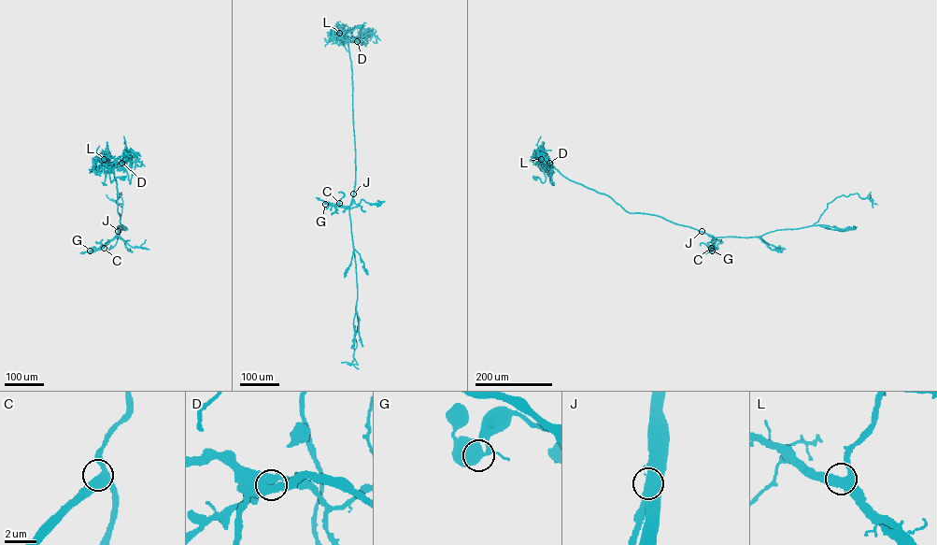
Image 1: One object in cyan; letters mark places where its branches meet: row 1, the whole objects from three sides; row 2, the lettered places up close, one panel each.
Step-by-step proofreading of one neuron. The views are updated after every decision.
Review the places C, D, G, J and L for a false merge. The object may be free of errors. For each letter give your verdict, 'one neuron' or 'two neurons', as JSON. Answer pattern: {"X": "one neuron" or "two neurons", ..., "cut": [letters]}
{"C": "one neuron", "D": "one neuron", "G": "one neuron", "J": "two neurons", "L": "one neuron", "cut": ["J"]}

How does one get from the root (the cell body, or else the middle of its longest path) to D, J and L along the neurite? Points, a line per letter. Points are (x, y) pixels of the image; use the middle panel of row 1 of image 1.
D: (360, 26), (346, 37), (343, 35), (347, 43), (357, 41)
J: (360, 26), (346, 37), (343, 35), (348, 46), (352, 73), (353, 193)
L: (360, 26), (346, 37), (345, 34), (339, 33)

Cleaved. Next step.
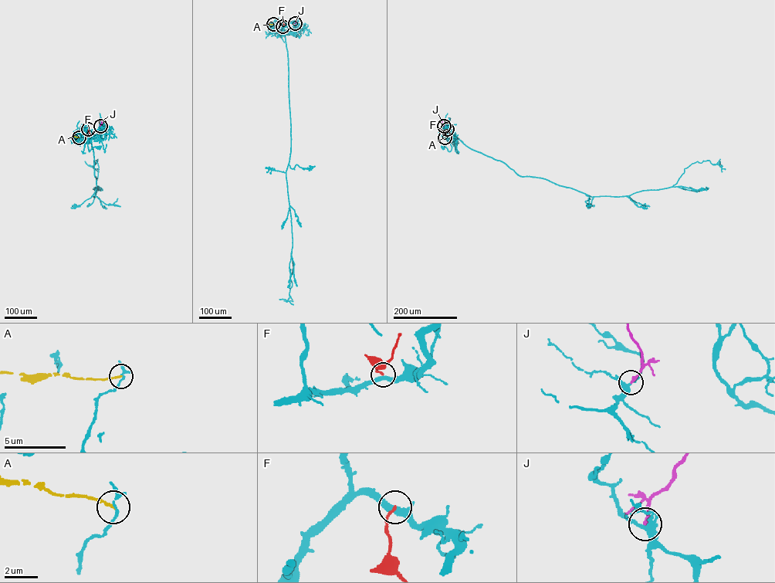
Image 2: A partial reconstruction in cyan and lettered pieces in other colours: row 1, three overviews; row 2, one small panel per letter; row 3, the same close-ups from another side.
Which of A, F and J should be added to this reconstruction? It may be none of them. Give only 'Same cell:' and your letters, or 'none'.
Same cell: none

